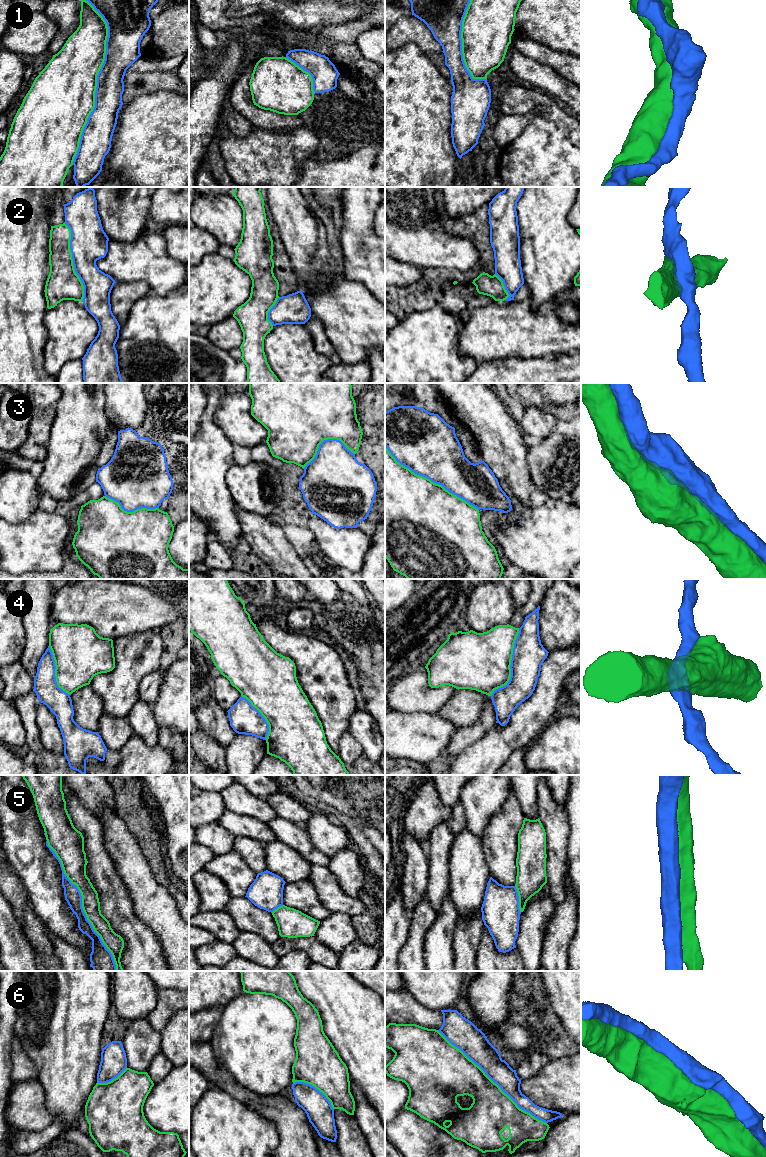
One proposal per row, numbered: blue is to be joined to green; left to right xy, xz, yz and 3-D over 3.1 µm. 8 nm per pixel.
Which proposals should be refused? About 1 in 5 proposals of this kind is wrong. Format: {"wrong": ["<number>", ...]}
{"wrong": ["2", "4", "5"]}

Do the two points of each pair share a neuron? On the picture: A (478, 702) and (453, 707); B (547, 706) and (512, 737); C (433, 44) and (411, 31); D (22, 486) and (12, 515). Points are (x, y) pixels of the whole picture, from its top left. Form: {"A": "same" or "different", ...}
{"A": "same", "B": "same", "C": "same", "D": "same"}

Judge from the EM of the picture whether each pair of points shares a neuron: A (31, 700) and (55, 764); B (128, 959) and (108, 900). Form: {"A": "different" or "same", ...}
{"A": "same", "B": "same"}

